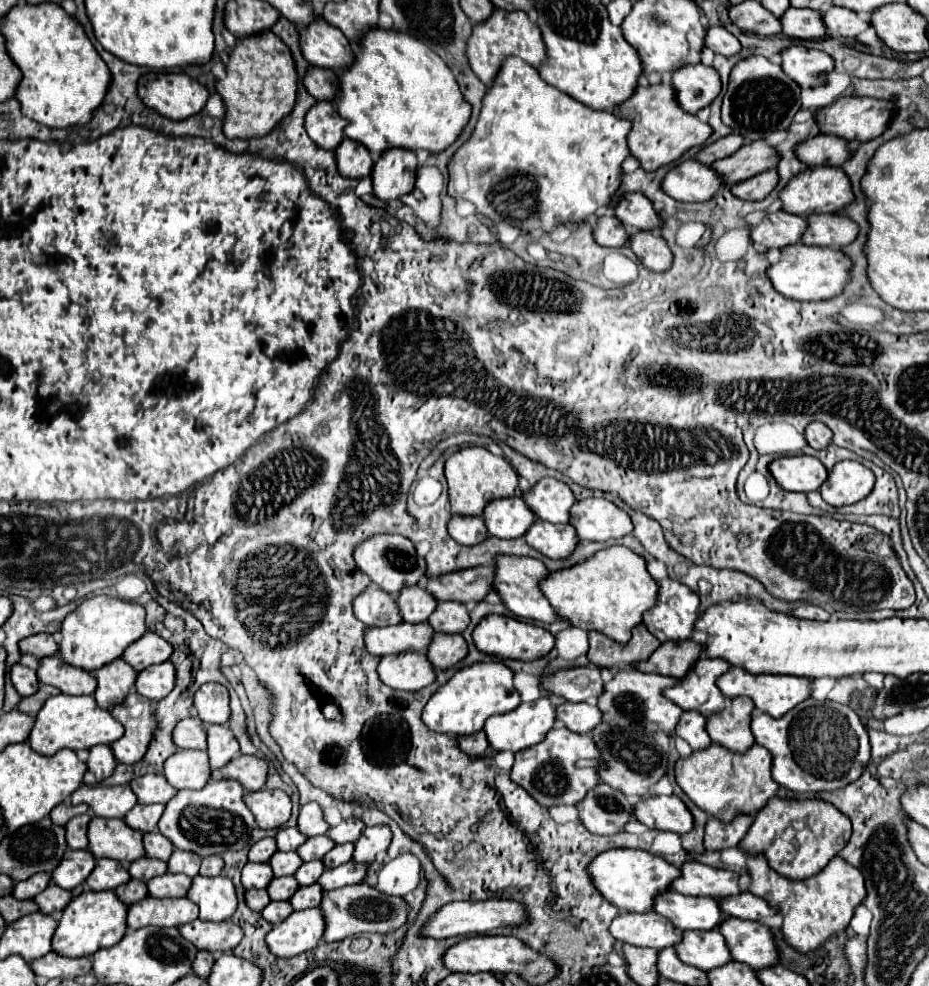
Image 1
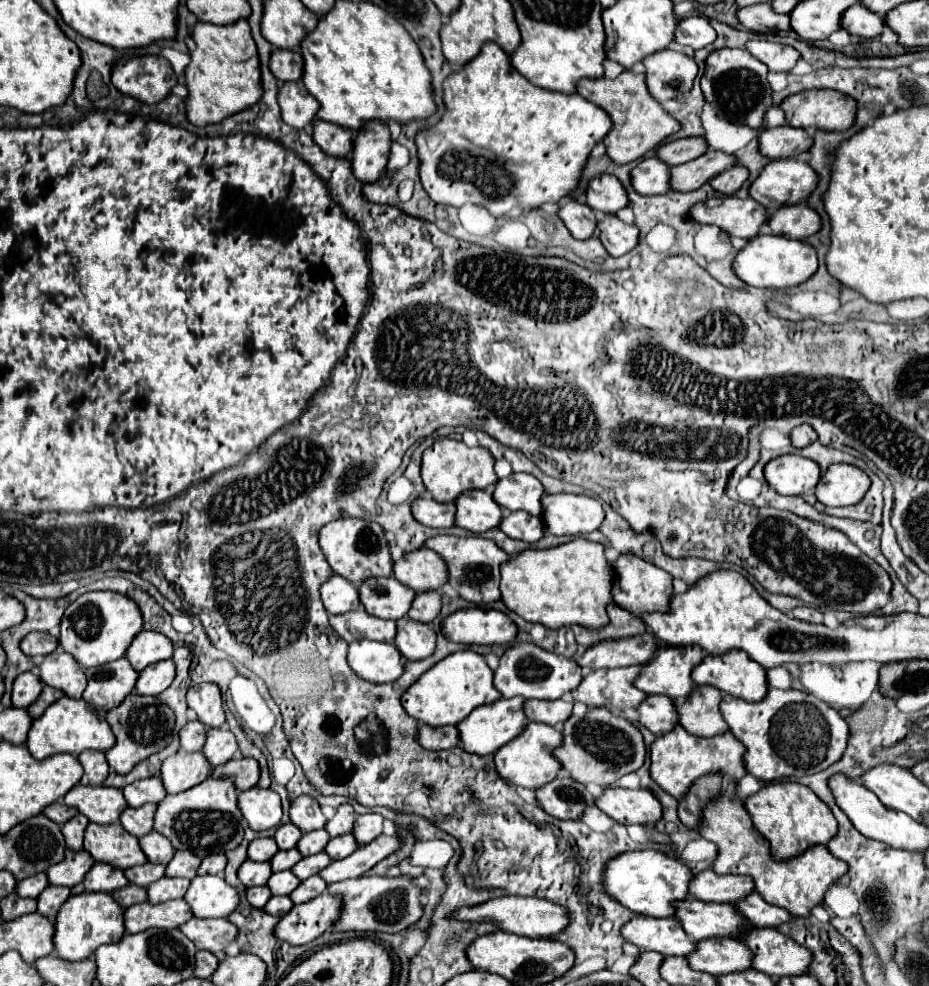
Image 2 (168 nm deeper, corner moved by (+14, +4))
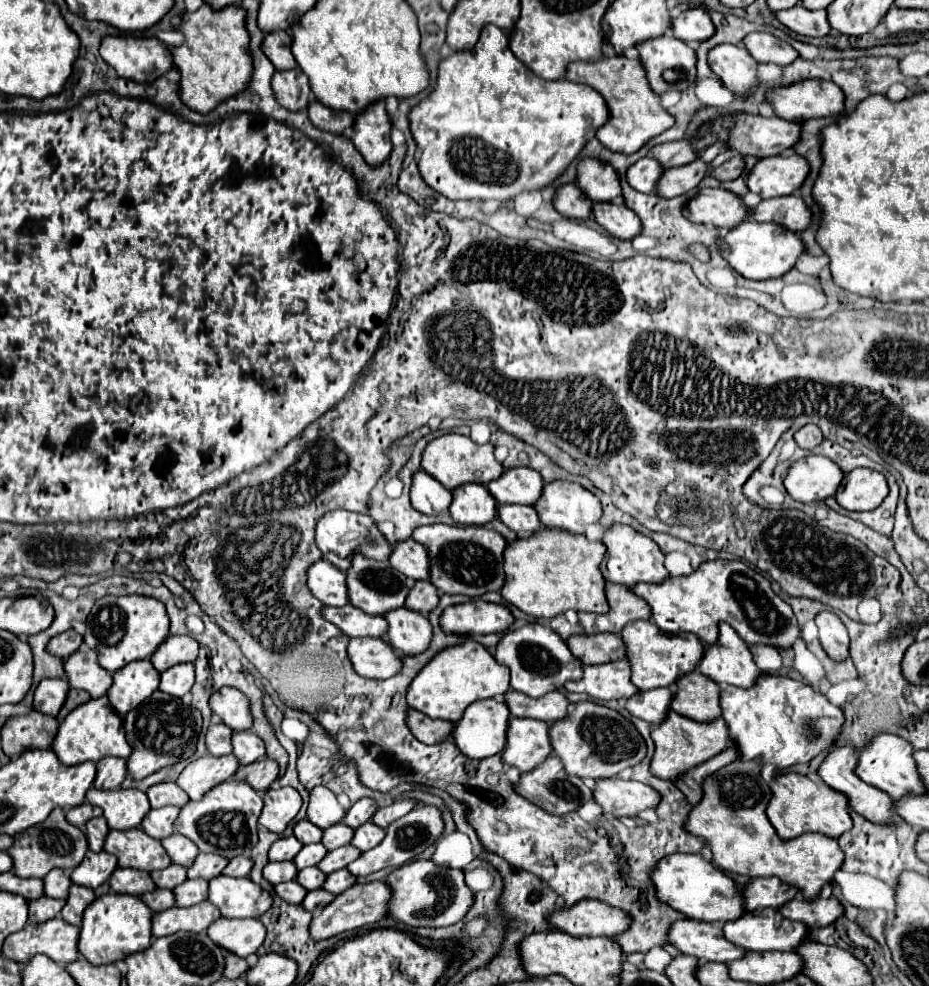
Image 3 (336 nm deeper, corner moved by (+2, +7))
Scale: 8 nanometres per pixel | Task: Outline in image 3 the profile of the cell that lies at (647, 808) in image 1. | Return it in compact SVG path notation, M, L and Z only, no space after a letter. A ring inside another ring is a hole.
M618 777L596 781L592 795L606 815L618 819L636 817L642 809L652 809L660 803L660 795L652 787L632 779L622 781Z

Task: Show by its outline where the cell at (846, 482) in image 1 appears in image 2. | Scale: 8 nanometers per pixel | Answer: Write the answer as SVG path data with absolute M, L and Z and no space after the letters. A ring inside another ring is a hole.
M832 464L822 472L816 486L816 498L826 506L850 506L864 498L870 478L852 464Z

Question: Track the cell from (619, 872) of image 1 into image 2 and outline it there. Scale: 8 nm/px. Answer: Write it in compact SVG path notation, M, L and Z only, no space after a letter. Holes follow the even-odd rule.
M652 848L618 854L610 858L602 870L602 886L610 898L636 914L654 918L668 918L674 914L672 902L688 896L690 878L692 872L680 860Z

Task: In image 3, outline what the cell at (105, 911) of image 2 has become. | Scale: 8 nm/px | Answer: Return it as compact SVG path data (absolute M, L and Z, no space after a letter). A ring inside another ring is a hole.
M108 893L98 897L86 911L80 927L80 953L94 965L110 965L124 961L128 955L148 949L152 943L152 911L134 895Z

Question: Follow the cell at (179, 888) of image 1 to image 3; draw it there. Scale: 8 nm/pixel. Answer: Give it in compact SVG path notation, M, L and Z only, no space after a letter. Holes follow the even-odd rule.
M188 879L174 889L178 907L192 907L208 899L208 881L206 879Z

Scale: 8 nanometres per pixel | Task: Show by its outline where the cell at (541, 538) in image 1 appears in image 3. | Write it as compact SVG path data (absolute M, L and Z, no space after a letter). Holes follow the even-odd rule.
M498 505L496 515L518 537L528 537L540 529L540 519L530 505Z

